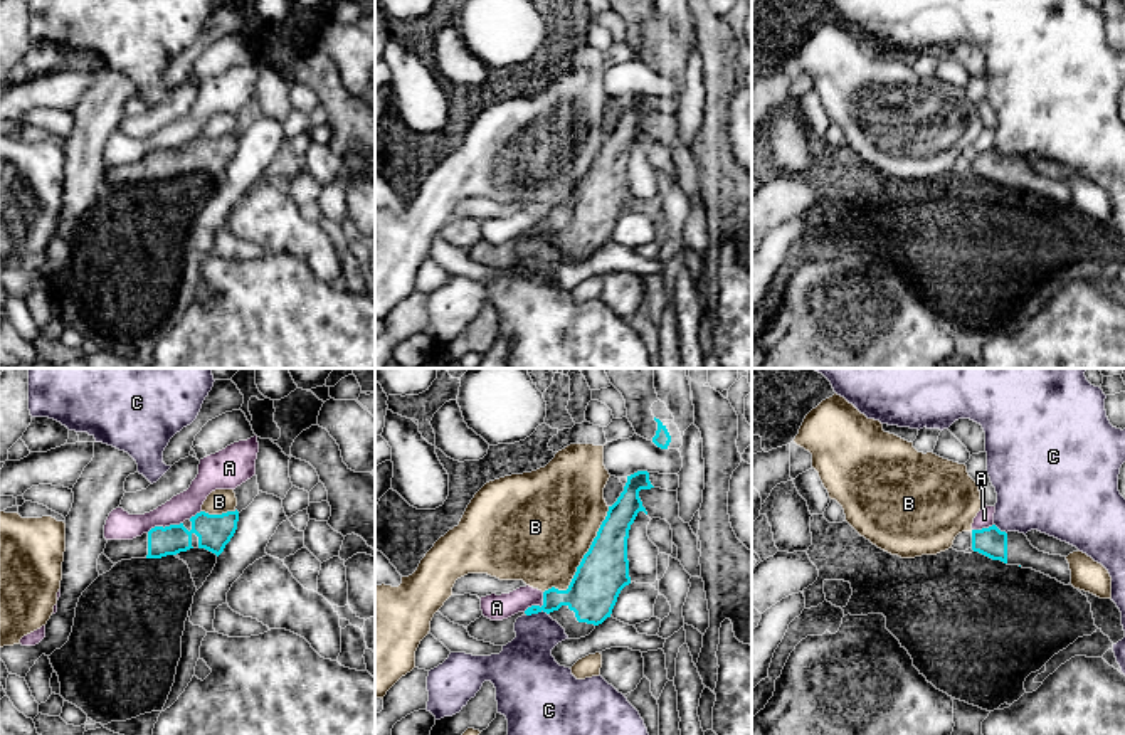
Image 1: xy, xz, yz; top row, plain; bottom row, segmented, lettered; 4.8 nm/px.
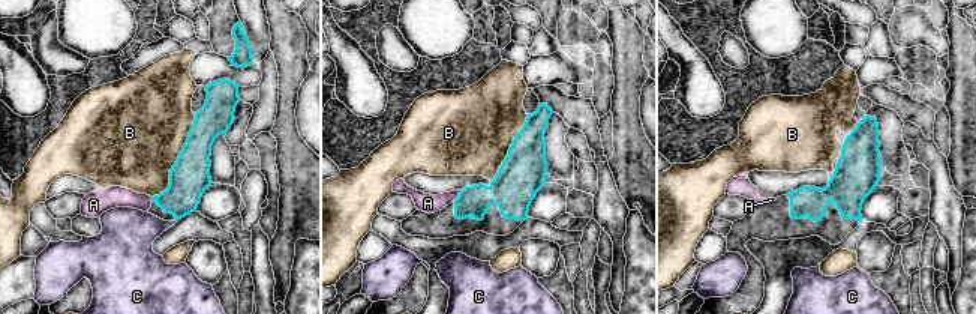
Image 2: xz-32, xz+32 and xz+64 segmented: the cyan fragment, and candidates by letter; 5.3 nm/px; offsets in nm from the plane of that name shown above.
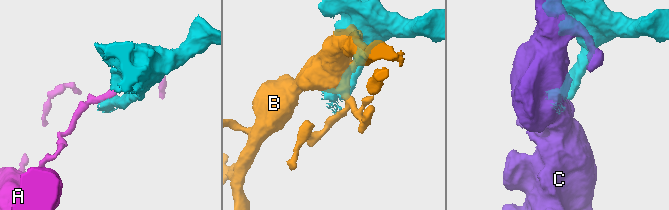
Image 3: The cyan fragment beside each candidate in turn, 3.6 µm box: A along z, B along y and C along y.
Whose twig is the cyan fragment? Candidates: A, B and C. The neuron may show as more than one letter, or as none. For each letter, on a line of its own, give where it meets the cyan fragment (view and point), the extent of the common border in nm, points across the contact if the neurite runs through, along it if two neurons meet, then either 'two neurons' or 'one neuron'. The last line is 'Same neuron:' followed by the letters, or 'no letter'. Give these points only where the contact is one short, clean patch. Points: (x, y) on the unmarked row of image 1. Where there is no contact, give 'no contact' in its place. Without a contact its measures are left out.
A: xy (162, 150) | 180 nm | along xy (182, 145), (152, 150), (147, 155) | two neurons
B: xz (582, 182) | 500 nm | two neurons
C: xz (535, 236) | 110 nm | along xz (547, 236), (525, 237) | two neurons
Same neuron: no letter

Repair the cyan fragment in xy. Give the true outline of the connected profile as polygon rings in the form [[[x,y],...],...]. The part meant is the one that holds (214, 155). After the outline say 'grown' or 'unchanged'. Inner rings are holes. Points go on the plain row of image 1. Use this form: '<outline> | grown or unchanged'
[[[239,135],[197,136],[180,148],[155,150],[133,163],[108,163],[104,178],[118,187],[131,182],[161,182],[190,172],[205,172],[217,180],[237,153]]] | grown

